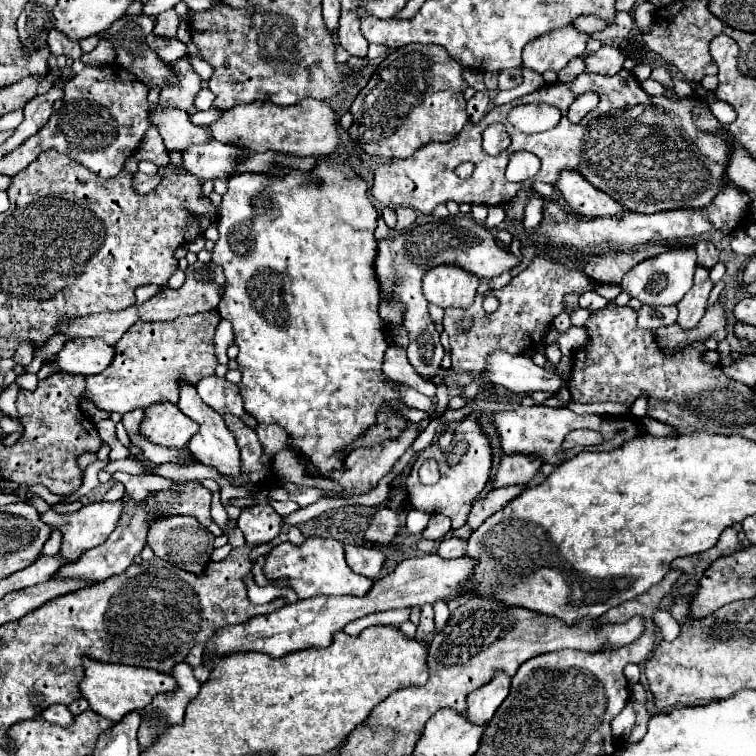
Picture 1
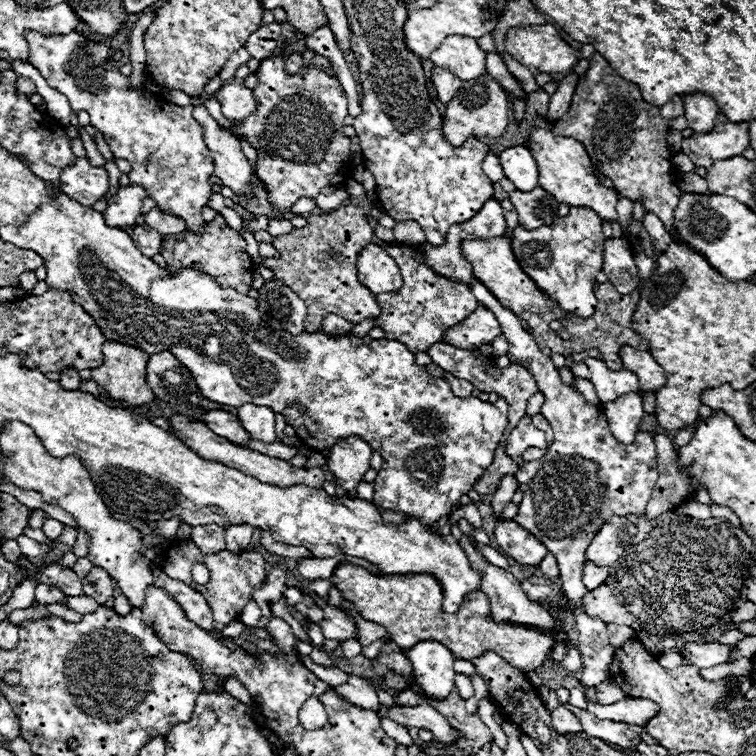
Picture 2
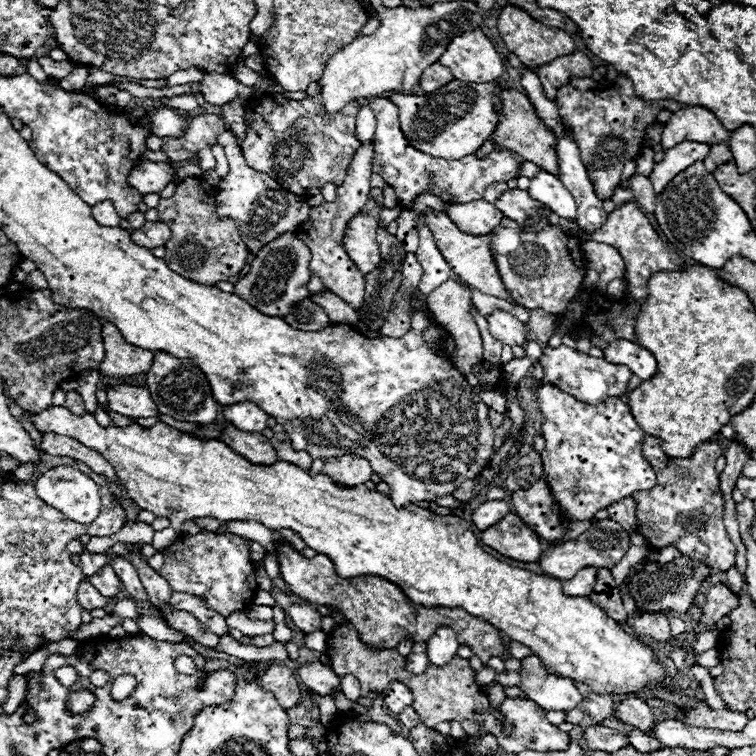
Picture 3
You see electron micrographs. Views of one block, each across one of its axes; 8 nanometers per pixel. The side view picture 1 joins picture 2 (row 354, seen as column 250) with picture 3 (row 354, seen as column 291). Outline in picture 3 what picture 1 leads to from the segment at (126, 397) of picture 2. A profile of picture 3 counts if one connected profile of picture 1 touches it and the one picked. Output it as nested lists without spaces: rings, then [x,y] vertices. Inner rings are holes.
[[[106,322],[102,326],[102,340],[106,356],[102,360],[100,374],[112,378],[124,378],[124,376],[144,374],[150,370],[154,352],[128,344],[114,324]]]

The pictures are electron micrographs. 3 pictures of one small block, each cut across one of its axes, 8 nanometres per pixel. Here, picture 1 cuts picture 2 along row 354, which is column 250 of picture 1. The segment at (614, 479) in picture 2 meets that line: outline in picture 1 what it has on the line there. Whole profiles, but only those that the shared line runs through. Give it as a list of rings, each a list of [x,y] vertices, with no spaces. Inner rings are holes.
[[[250,506],[242,510],[238,528],[244,532],[248,546],[260,546],[280,534],[282,516],[278,516],[272,506]]]

